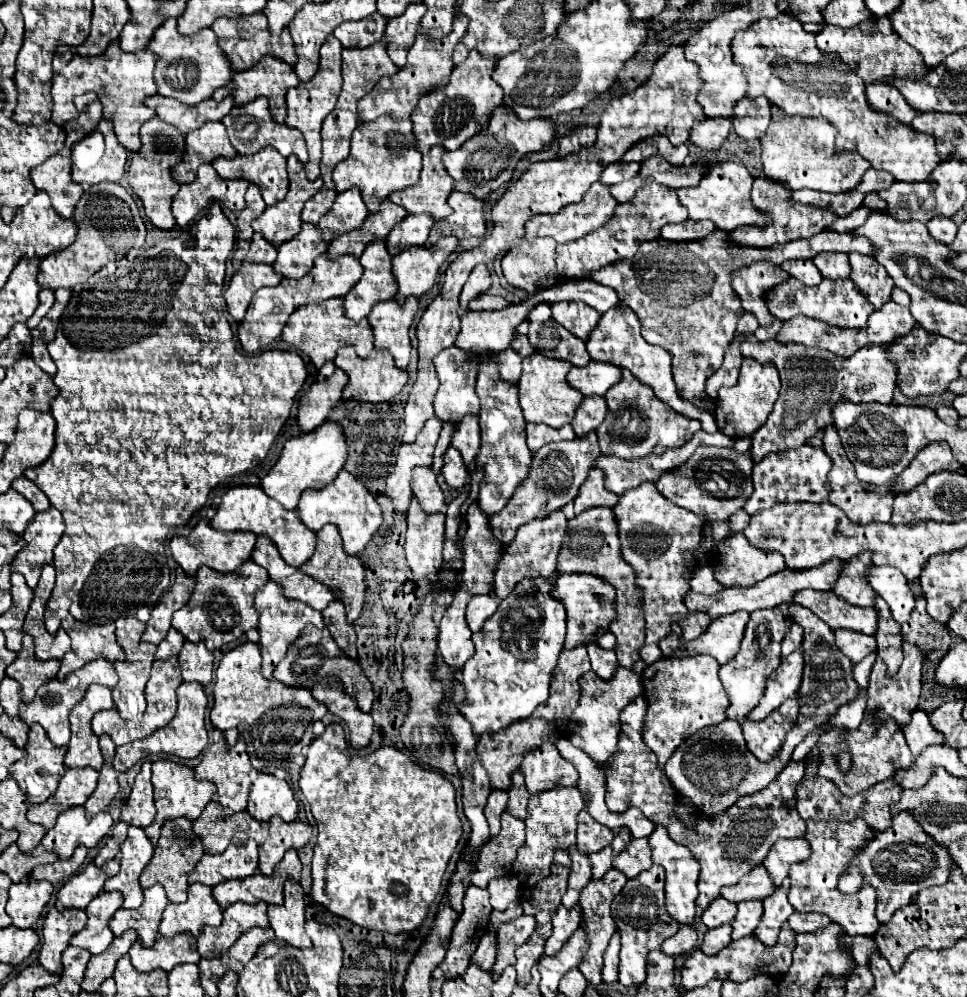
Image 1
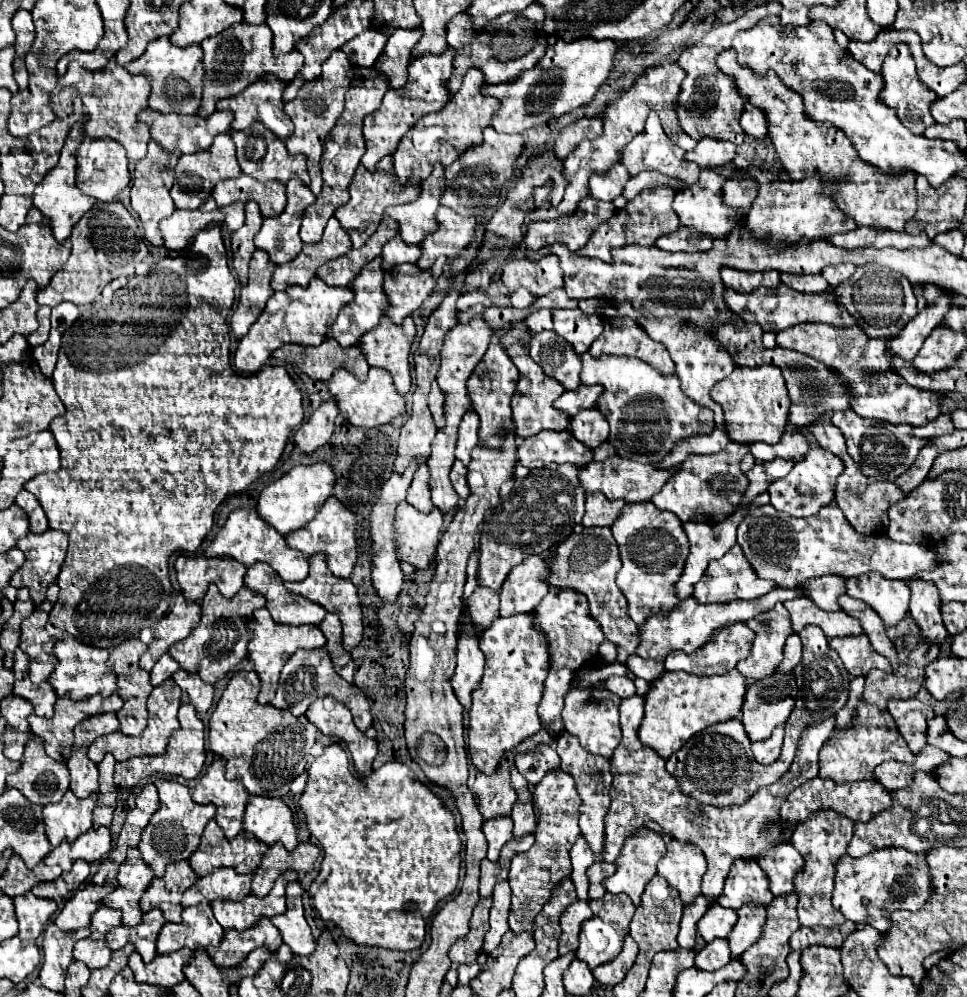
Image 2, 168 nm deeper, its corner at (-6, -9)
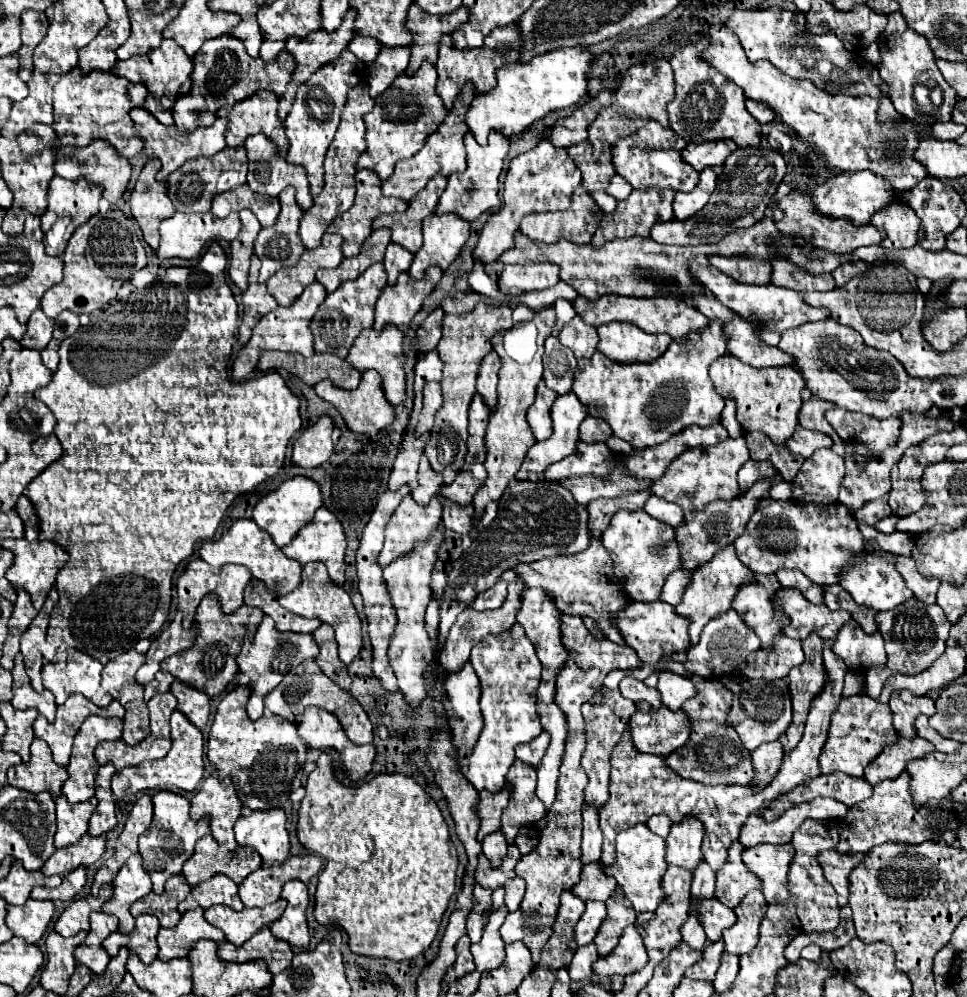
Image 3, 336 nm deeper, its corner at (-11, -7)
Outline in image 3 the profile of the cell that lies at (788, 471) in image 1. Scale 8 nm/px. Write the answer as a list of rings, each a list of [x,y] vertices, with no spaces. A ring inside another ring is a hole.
[[[821,448],[807,458],[793,480],[793,498],[797,504],[831,504],[839,496],[845,460],[833,448]]]

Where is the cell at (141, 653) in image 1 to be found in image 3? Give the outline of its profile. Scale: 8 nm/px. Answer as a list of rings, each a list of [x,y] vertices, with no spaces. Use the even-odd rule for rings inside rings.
[[[135,648],[123,652],[119,658],[109,660],[103,668],[103,688],[123,704],[125,708],[125,718],[123,718],[123,740],[125,744],[133,746],[137,742],[141,742],[147,732],[149,732],[149,710],[147,710],[147,702],[143,700],[143,686],[135,680],[135,672],[139,670],[139,666],[145,662],[145,654],[137,652]]]

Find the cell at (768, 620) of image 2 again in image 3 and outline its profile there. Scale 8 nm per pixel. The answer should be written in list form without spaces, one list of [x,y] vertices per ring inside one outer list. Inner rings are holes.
[[[761,578],[761,584],[745,584],[739,594],[733,600],[733,610],[755,630],[755,634],[761,638],[761,648],[771,648],[775,642],[775,636],[783,634],[783,628],[787,628],[789,620],[787,614],[777,608],[777,592],[781,590],[781,584],[777,580],[765,582],[767,578]]]

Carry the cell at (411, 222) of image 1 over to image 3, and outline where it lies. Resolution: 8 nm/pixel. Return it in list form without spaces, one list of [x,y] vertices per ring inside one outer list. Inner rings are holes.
[[[389,244],[387,246],[387,254],[385,254],[385,270],[387,270],[387,284],[395,284],[399,272],[409,270],[413,260],[413,254],[407,252],[407,248],[399,248],[399,244]]]

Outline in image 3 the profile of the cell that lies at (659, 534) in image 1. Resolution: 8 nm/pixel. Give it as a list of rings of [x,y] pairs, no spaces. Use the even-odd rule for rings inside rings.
[[[619,510],[603,532],[603,544],[615,556],[615,576],[635,602],[659,600],[665,578],[679,568],[679,542],[675,540],[675,530],[651,518],[645,510]]]

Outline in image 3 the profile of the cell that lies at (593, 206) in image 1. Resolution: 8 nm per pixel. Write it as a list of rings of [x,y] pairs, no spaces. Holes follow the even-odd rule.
[[[577,188],[571,196],[571,206],[565,212],[541,212],[541,214],[527,214],[521,220],[521,232],[535,240],[535,244],[555,244],[557,240],[565,238],[575,244],[589,244],[595,230],[599,228],[599,220],[603,218],[601,208],[593,202],[591,194],[585,192],[583,188]]]

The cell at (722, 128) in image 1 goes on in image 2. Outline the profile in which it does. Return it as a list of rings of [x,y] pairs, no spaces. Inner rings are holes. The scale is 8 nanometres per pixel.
[[[704,138],[696,144],[692,152],[686,152],[686,160],[696,162],[700,168],[718,168],[730,164],[736,154],[736,146],[732,142]]]

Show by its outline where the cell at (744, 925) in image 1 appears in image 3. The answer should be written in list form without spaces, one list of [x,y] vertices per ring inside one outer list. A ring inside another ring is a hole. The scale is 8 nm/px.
[[[751,890],[735,908],[737,922],[723,932],[725,950],[737,956],[751,952],[759,940],[759,924],[763,922],[765,912],[767,900],[763,900],[761,890]]]

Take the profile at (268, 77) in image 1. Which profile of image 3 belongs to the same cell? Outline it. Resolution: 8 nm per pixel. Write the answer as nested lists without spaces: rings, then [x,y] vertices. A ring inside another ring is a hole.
[[[257,92],[255,96],[249,96],[239,104],[221,108],[217,116],[229,120],[229,130],[225,134],[227,146],[239,146],[253,132],[263,132],[281,148],[279,154],[285,158],[289,148],[287,148],[285,124],[277,116],[277,106],[279,100],[273,92]]]

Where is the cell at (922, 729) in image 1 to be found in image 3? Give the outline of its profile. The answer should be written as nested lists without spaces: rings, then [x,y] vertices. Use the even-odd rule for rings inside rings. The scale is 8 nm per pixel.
[[[895,690],[889,700],[891,712],[893,712],[893,726],[899,728],[899,734],[903,738],[915,738],[915,720],[919,714],[931,712],[935,714],[935,702],[927,696],[913,696],[907,690]]]

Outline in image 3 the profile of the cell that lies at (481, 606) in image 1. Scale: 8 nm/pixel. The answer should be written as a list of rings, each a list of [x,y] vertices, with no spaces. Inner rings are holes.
[[[499,580],[495,586],[491,586],[489,590],[481,592],[473,600],[471,608],[473,610],[493,610],[493,608],[499,608],[505,602],[505,596],[507,596],[507,582]]]

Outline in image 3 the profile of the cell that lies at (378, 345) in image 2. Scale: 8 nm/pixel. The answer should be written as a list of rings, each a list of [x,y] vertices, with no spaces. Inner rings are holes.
[[[385,324],[383,330],[375,330],[375,328],[367,328],[363,330],[355,344],[351,346],[349,350],[349,356],[347,356],[347,362],[351,366],[355,366],[359,372],[365,372],[365,370],[377,370],[381,376],[383,376],[383,390],[387,394],[387,400],[391,404],[403,404],[407,400],[407,392],[405,392],[405,360],[407,360],[407,354],[405,354],[405,332],[401,328],[395,328],[393,324]]]

